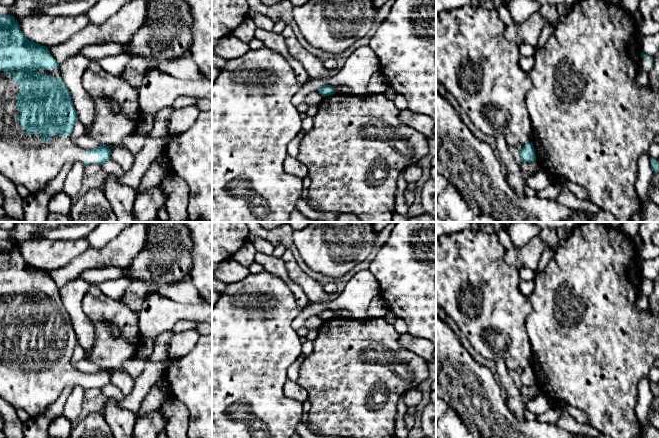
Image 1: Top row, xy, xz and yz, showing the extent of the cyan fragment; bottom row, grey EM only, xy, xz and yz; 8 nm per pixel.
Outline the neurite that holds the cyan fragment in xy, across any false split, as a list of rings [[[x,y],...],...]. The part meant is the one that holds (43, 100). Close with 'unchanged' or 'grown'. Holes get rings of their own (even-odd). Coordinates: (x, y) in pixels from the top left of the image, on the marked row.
[[[0,15],[0,173],[35,193],[67,163],[102,165],[110,160],[109,146],[85,151],[72,141],[77,120],[71,93],[48,47],[27,39],[15,18]]]; grown

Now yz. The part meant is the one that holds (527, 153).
[[[532,142],[523,146],[523,148],[520,150],[520,157],[521,162],[530,163],[536,161],[535,149]]]; unchanged

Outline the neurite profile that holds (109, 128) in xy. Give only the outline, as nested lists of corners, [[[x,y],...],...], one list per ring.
[[[97,62],[87,68],[82,84],[95,104],[95,118],[85,135],[104,145],[121,143],[135,129],[139,91],[122,76],[105,72]],[[114,103],[120,107],[118,114],[112,111]]]

